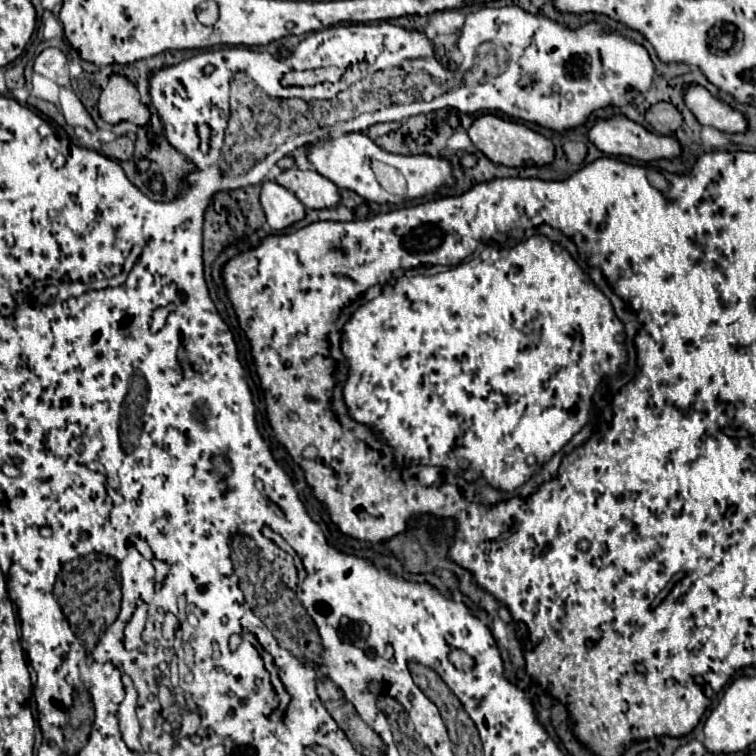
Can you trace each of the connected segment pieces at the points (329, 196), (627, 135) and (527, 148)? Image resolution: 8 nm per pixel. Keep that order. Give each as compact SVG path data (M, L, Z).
M298 167L286 169L276 177L276 183L292 191L308 209L336 207L340 201L338 187L330 179L322 177L312 169L308 171L302 171Z
M614 115L610 119L596 119L596 123L588 131L588 139L606 155L628 155L640 161L652 161L660 157L674 159L680 155L680 143L676 139L650 133L642 125L630 121L626 115Z
M480 115L472 121L470 129L468 129L468 137L472 139L472 143L494 163L506 165L506 167L520 167L526 161L532 161L536 165L546 165L554 159L554 145L550 139L546 139L544 135L528 129L524 123L516 123L516 121L508 121L502 119L498 115Z

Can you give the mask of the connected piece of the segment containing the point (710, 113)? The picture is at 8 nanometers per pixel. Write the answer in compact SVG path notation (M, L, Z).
M684 85L684 101L688 109L694 113L694 117L708 127L716 127L724 133L746 133L748 121L746 115L734 107L730 107L726 101L714 97L706 87L702 85Z

